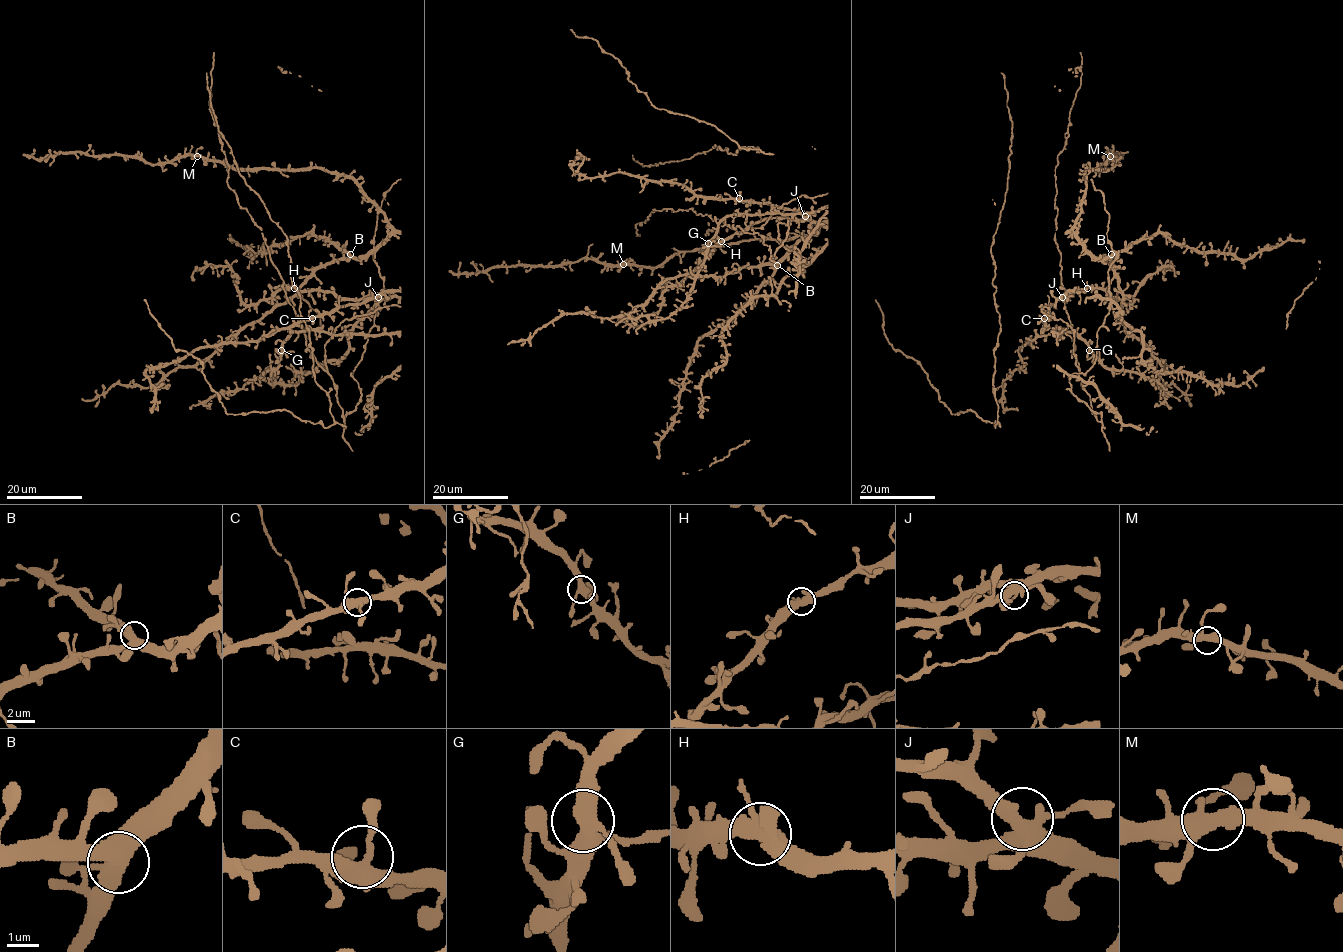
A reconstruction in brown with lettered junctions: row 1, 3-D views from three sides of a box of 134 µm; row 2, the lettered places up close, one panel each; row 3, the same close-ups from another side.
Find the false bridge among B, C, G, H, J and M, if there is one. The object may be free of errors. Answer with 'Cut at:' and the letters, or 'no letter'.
Cut at: no letter

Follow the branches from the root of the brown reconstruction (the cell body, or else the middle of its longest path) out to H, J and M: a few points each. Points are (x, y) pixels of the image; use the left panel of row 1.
H: (322, 290), (296, 290), (294, 287)
J: (322, 290), (354, 299), (372, 294), (378, 297)
M: (322, 290), (268, 300), (386, 237), (363, 190), (316, 168), (197, 156)

